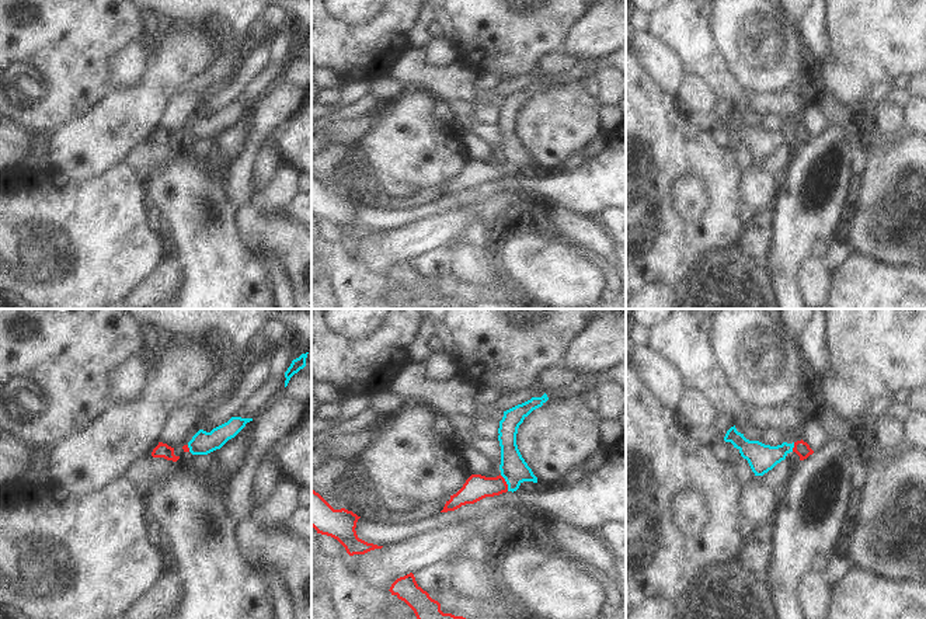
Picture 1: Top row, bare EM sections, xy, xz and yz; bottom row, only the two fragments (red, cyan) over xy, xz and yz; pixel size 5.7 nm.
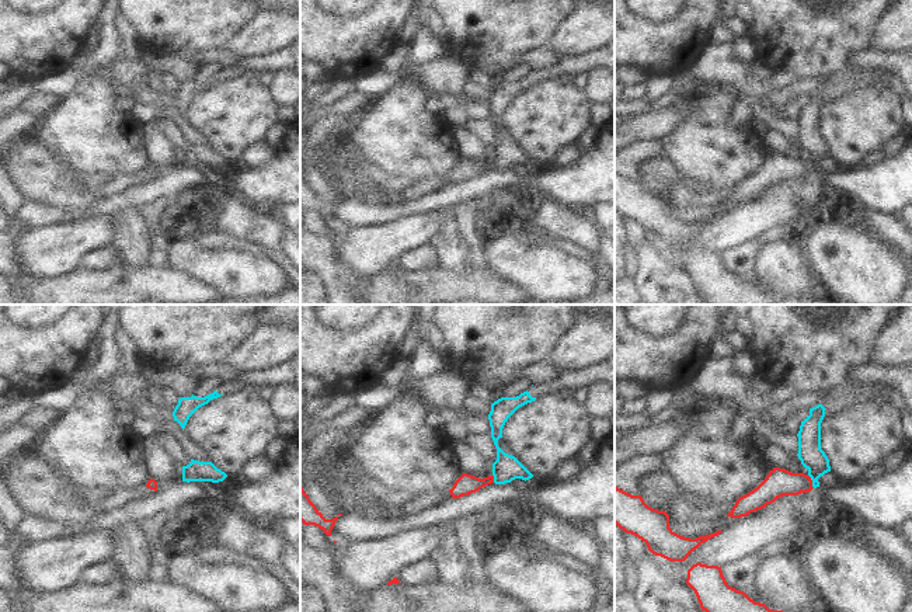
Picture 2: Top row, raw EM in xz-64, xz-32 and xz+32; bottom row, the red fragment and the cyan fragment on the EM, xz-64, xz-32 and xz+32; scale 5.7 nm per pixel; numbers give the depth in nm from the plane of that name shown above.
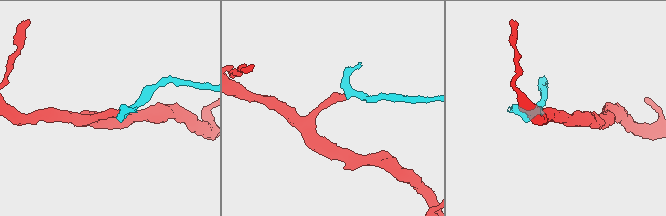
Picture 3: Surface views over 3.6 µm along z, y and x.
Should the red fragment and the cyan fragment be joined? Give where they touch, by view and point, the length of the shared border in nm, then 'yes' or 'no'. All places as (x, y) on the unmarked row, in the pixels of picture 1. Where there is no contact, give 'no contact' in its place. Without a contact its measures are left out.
meets red in xz at (505, 169); contact 110 nm long; yes

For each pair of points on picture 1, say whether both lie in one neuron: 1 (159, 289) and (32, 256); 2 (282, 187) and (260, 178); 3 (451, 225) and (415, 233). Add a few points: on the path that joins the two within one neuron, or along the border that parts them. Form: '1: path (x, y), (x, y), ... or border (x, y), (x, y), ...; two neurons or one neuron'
1: border (164, 261), (129, 294); two neurons
2: border (279, 160), (270, 181), (254, 192); two neurons
3: path (442, 229), (424, 233); one neuron

